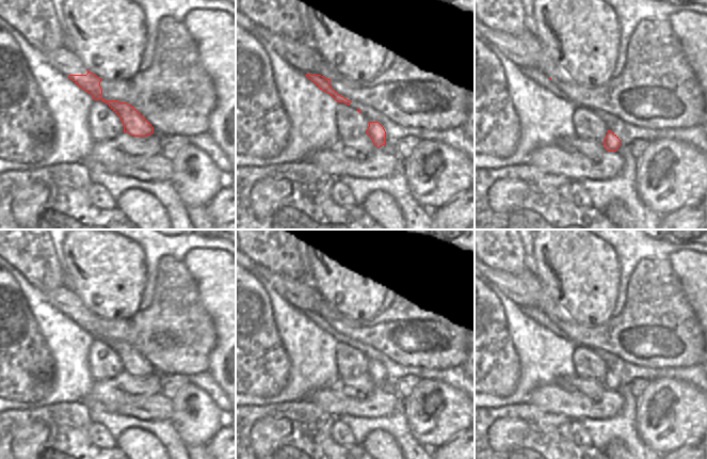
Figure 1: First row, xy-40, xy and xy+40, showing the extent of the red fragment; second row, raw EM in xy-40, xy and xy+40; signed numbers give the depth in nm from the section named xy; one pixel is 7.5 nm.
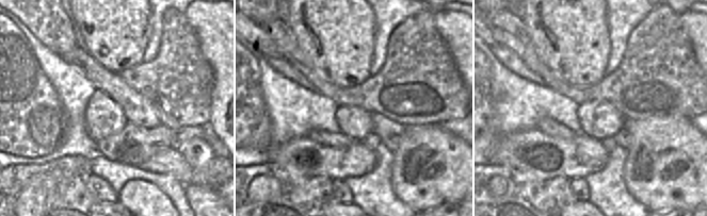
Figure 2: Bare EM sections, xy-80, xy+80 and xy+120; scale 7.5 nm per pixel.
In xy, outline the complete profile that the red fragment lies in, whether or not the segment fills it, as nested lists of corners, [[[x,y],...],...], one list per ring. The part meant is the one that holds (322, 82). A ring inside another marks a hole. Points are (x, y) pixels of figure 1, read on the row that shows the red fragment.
[[[255,28],[254,34],[266,43],[279,58],[298,68],[320,90],[330,94],[337,102],[350,106],[351,100],[338,94],[332,86],[332,79],[342,79],[316,51],[303,41],[291,41]]]

